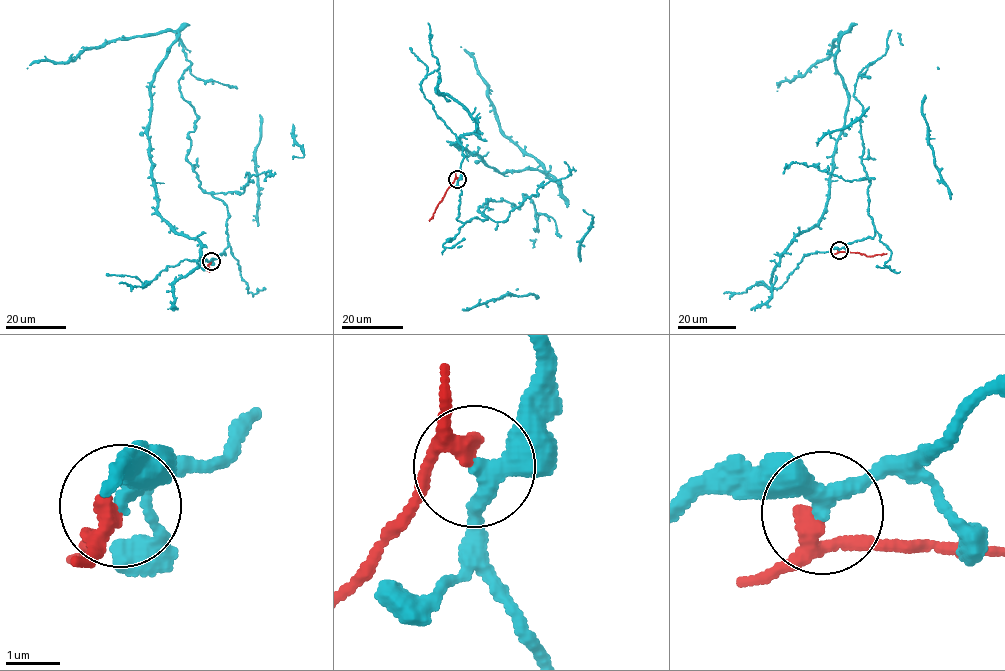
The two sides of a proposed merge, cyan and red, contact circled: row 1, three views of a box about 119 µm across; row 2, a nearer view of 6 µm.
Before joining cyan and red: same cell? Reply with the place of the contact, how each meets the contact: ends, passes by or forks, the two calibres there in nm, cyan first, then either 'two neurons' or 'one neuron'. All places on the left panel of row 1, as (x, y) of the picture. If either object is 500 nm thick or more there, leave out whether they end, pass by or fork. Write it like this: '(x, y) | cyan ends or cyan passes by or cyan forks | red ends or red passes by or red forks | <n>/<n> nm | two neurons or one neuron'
(211, 261) | cyan passes by | red passes by | 320/240 nm | two neurons

